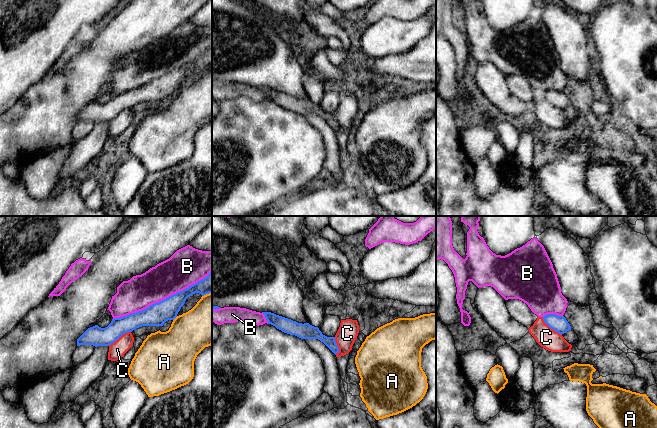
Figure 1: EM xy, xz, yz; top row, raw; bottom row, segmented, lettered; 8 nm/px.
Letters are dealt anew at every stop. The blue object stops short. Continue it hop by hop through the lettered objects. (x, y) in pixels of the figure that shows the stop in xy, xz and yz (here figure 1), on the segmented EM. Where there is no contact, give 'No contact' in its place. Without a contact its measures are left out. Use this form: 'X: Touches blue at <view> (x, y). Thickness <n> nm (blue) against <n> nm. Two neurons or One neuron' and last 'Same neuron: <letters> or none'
A: Touches blue at xy (175, 317). Thickness 180 nm (blue) against 340 nm. Two neurons
B: Touches blue at xy (162, 300). Thickness 180 nm (blue) against 280 nm. Two neurons
C: Touches blue at xy (119, 336). Thickness 160 nm (blue) against 130 nm. Two neurons
Same neuron: none

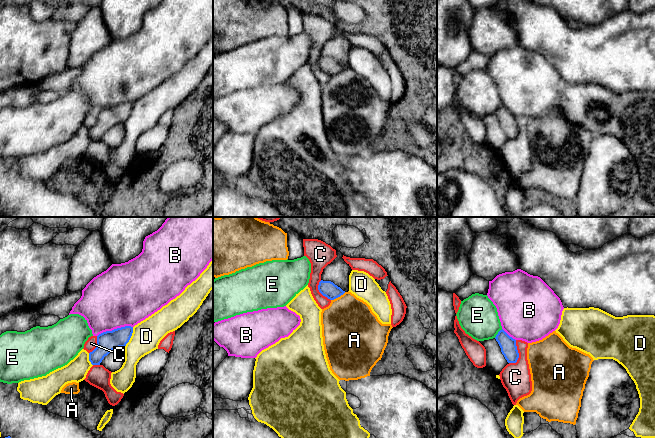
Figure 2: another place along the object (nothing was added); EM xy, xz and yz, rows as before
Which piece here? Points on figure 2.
A: Touches blue at xz (338, 296). Thickness 130 nm (blue) against 440 nm. Two neurons
B: Touches blue at xy (114, 329). Thickness 160 nm (blue) against 480 nm. Two neurons
C: Touches blue at yz (518, 354). Thickness 130 nm (blue) against 240 nm. Two neurons
D: Touches blue at xy (130, 337). Thickness 160 nm (blue) against 240 nm. Two neurons
E: Touches blue at yz (498, 333). Thickness 130 nm (blue) against 320 nm. Two neurons
Same neuron: none

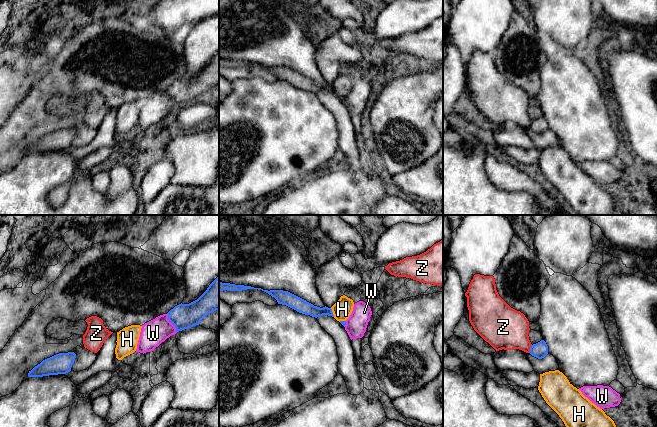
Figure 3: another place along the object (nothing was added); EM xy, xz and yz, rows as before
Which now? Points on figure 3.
H: Touches blue at xz (332, 312). Thickness 110 nm (blue) against 160 nm. Two neurons
W: Touches blue at xy (171, 322). Thickness 200 nm (blue) against 200 nm. Two neurons
Z: Touches blue at yz (530, 348). Thickness 130 nm (blue) against 340 nm. One neuron
Same neuron: Z

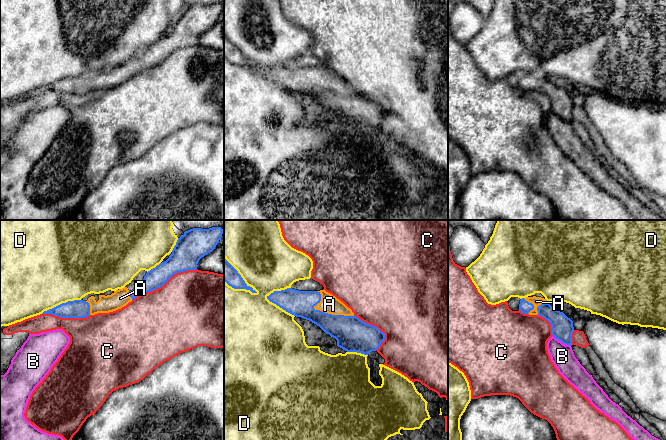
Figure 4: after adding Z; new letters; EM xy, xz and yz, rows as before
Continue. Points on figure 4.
A: Touches blue at xz (326, 313). Thickness 260 nm (blue) against 150 nm. One neuron
B: Touches blue at yz (561, 341). Thickness 180 nm (blue) against 190 nm. Two neurons
C: Touches blue at xy (164, 283). Thickness 190 nm (blue) against 500 nm. Two neurons
D: Touches blue at xz (240, 275). Thickness 160 nm (blue) against 460 nm. Two neurons
Same neuron: A

